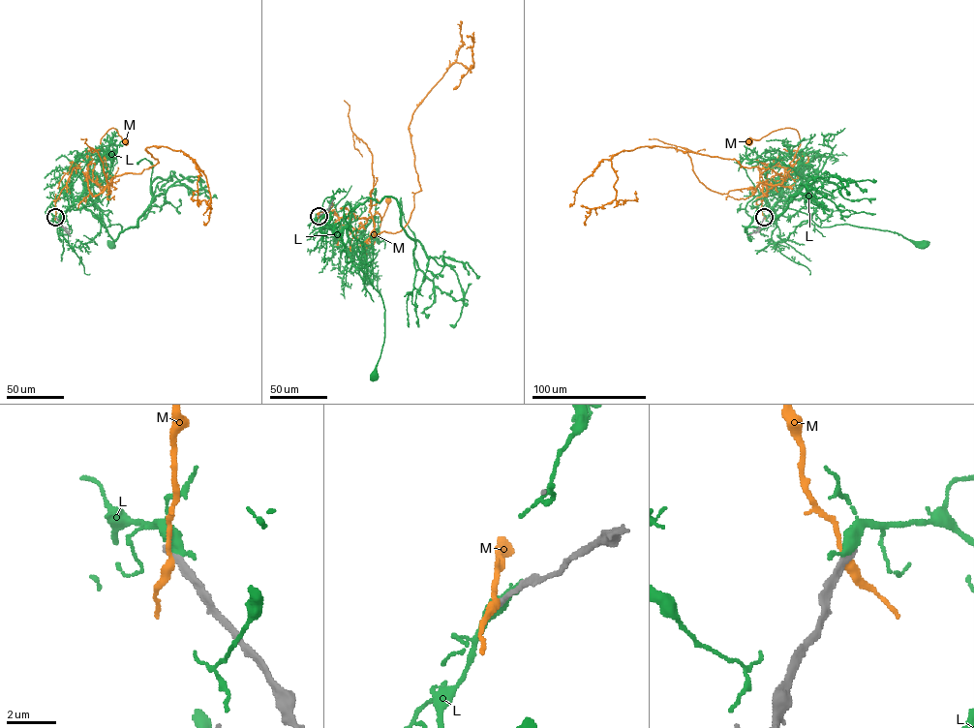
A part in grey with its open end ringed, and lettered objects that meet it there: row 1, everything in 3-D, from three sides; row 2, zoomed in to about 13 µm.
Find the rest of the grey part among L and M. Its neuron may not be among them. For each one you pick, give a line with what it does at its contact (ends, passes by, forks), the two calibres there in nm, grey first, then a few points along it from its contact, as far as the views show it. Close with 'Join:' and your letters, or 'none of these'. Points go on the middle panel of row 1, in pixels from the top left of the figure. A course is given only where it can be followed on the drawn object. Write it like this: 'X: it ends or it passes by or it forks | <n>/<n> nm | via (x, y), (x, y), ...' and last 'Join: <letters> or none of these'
Join: none of these

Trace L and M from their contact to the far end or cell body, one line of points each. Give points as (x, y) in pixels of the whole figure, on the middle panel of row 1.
L: (319, 216), (316, 223), (321, 227), (346, 228), (380, 294), (384, 339), (375, 375)
M: (319, 216), (328, 210), (339, 217), (353, 214), (371, 218), (375, 234), (364, 252), (374, 242), (388, 201)

